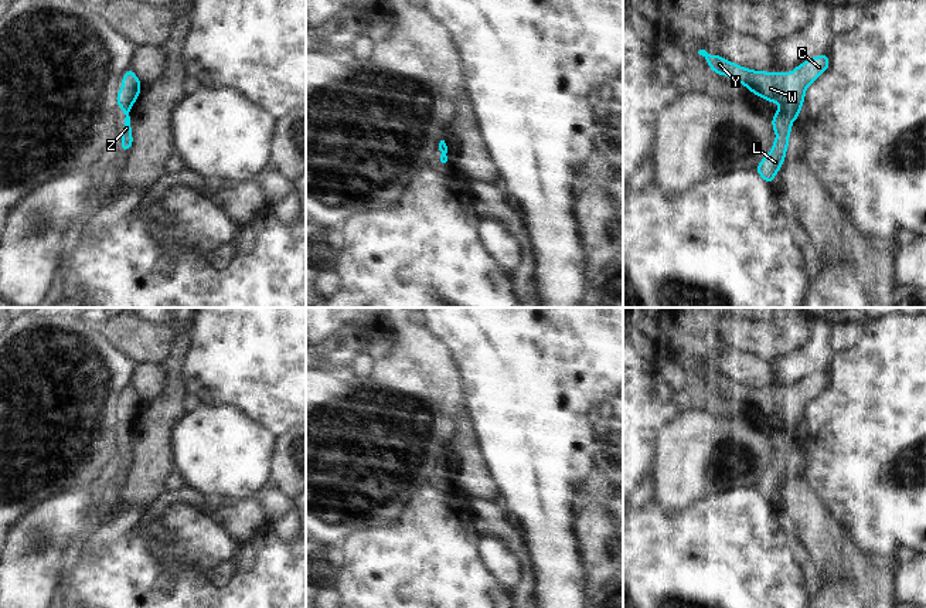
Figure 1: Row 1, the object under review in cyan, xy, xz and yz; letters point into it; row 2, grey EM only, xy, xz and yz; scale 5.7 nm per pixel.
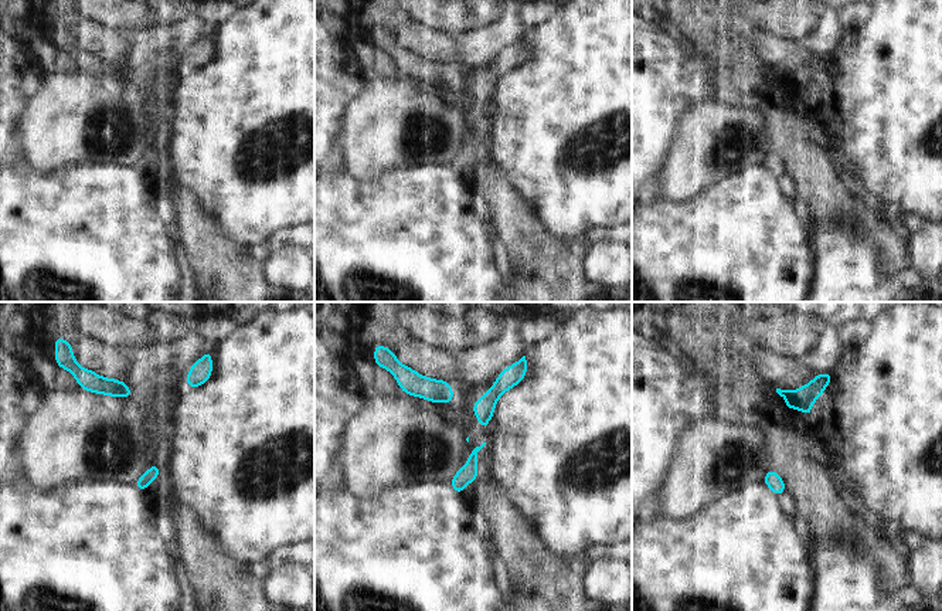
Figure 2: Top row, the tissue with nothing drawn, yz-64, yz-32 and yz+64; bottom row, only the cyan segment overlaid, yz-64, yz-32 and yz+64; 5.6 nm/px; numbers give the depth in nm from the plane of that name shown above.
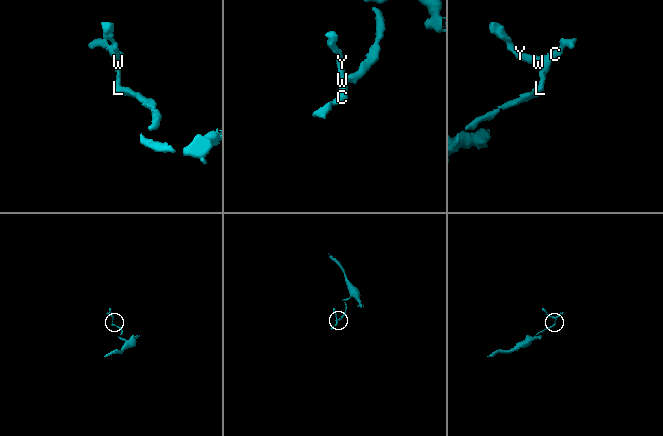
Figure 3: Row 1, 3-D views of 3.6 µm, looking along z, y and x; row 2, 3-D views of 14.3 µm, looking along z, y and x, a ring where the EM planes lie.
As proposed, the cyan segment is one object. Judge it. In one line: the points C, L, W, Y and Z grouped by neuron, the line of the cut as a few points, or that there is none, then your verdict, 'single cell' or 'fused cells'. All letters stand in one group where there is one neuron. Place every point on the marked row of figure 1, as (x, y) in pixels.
C L W Y Z; no cut; single cell

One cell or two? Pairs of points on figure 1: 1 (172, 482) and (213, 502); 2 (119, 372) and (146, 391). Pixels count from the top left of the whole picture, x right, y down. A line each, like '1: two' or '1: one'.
1: two
2: two

